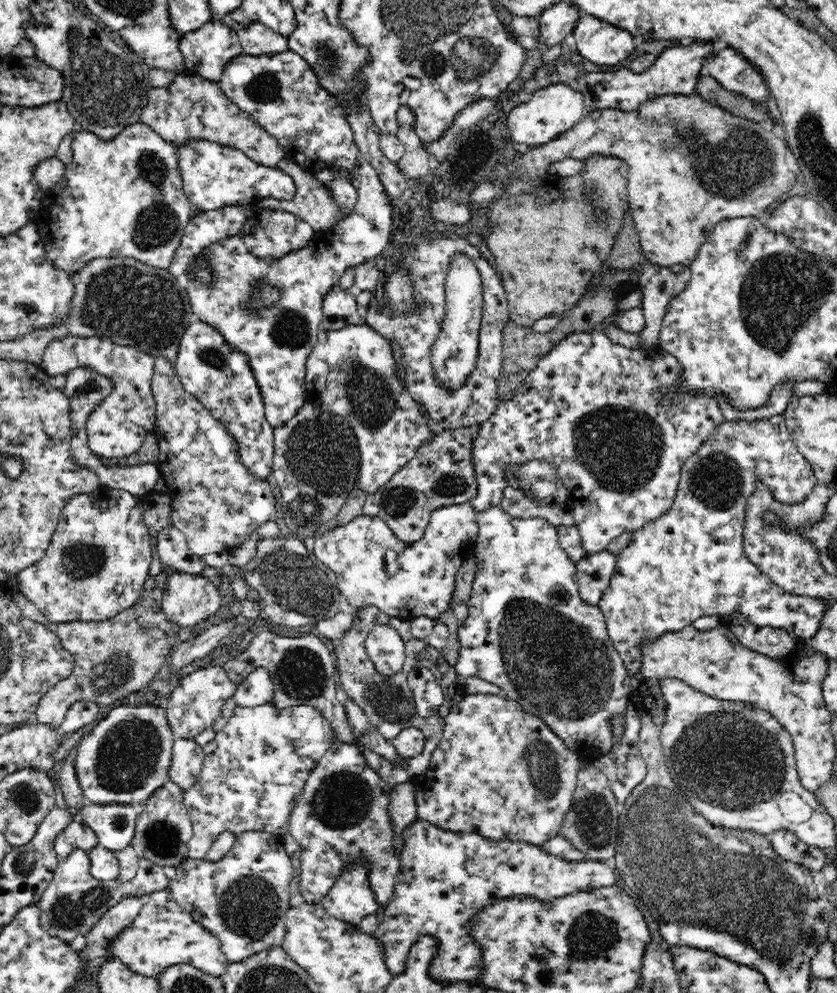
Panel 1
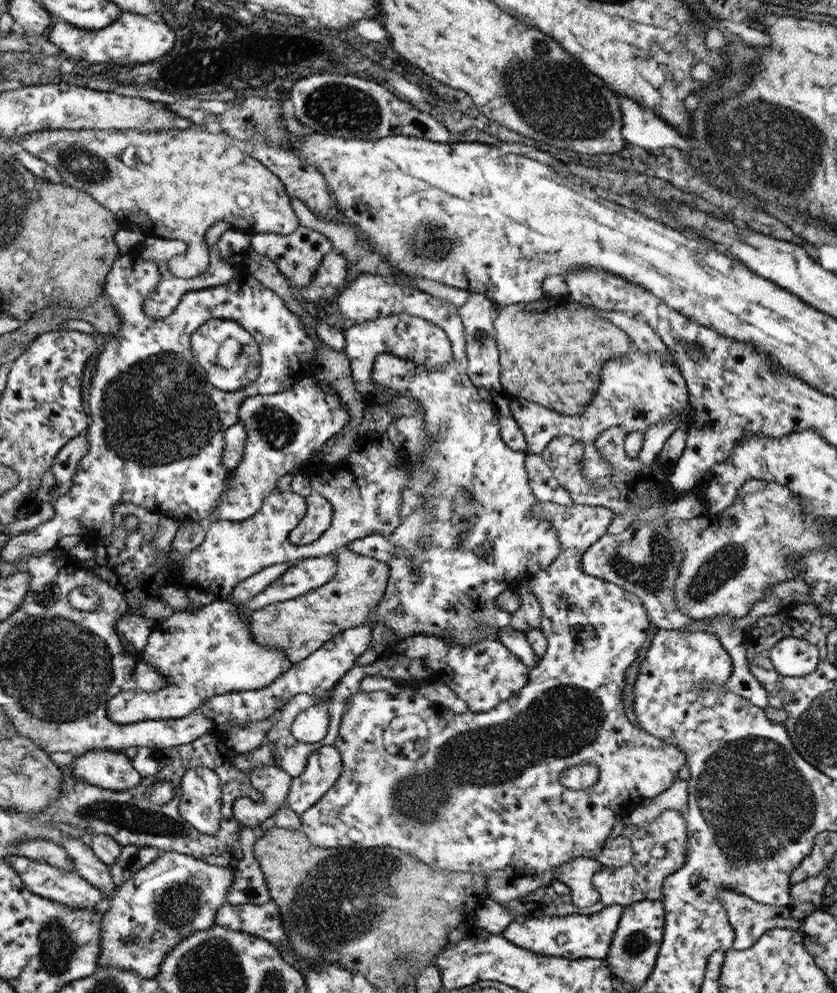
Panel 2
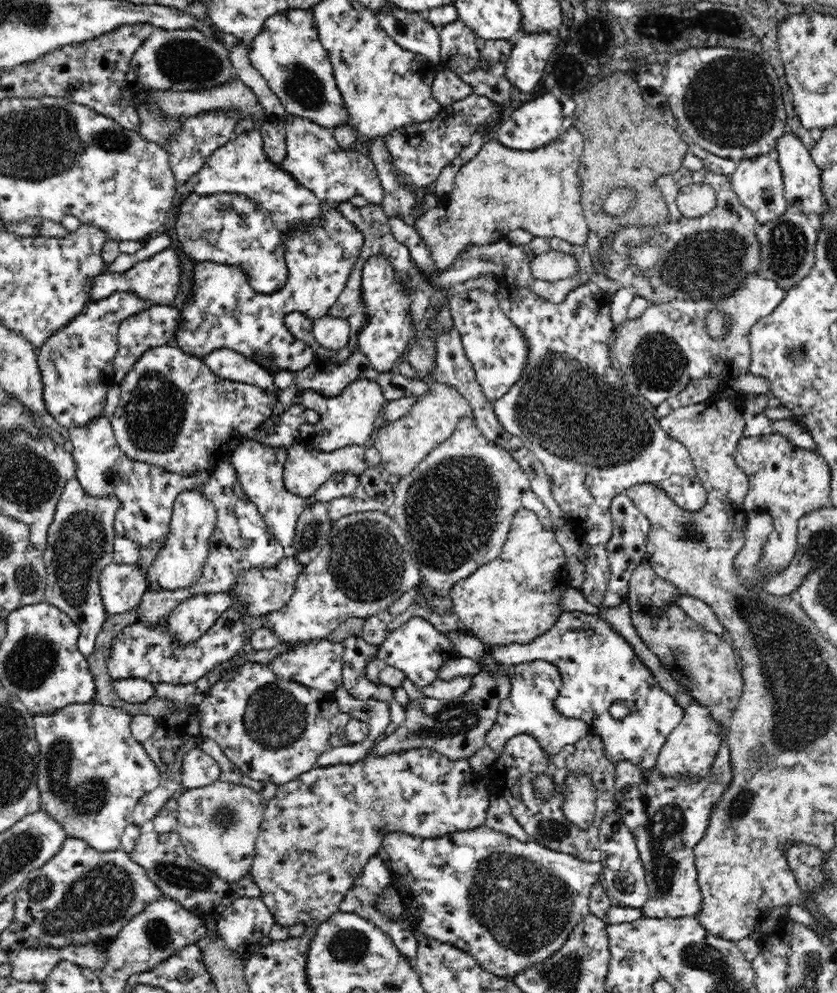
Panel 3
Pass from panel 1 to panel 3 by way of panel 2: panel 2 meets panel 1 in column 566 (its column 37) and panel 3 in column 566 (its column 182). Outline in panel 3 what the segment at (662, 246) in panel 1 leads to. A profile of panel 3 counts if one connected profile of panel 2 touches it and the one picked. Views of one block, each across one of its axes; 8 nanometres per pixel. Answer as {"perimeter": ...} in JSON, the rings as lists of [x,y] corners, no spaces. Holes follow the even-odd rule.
{"perimeter":[[[567,124],[563,134],[546,146],[533,151],[506,148],[497,140],[485,142],[472,160],[456,174],[452,192],[441,197],[437,207],[415,218],[415,230],[430,249],[436,268],[447,269],[456,257],[472,245],[489,245],[506,240],[512,230],[522,229],[535,237],[556,237],[573,247],[586,244],[588,225],[581,205],[580,158],[583,153],[583,134]],[[546,251],[531,262],[534,277],[548,282],[570,278],[578,269],[579,261],[571,252]]]}

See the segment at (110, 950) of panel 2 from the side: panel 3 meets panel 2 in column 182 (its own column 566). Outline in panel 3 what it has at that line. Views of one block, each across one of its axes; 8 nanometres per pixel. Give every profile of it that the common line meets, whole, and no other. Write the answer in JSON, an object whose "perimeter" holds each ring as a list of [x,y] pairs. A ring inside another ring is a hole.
{"perimeter":[[[485,824],[478,828],[472,828],[472,831],[459,831],[442,837],[420,838],[411,836],[408,833],[388,832],[384,836],[384,844],[382,854],[385,856],[388,868],[391,870],[392,886],[396,888],[396,892],[400,894],[407,917],[415,921],[415,929],[420,933],[440,942],[454,945],[456,948],[464,949],[464,952],[472,955],[481,968],[498,977],[514,977],[525,969],[538,965],[542,960],[548,959],[566,943],[568,935],[572,929],[586,916],[590,915],[589,898],[591,896],[591,888],[599,882],[603,867],[601,862],[583,862],[575,856],[567,853],[555,852],[555,850],[545,848],[543,845],[537,844],[535,841],[527,841],[522,843],[516,837],[496,832],[488,828]]]}

